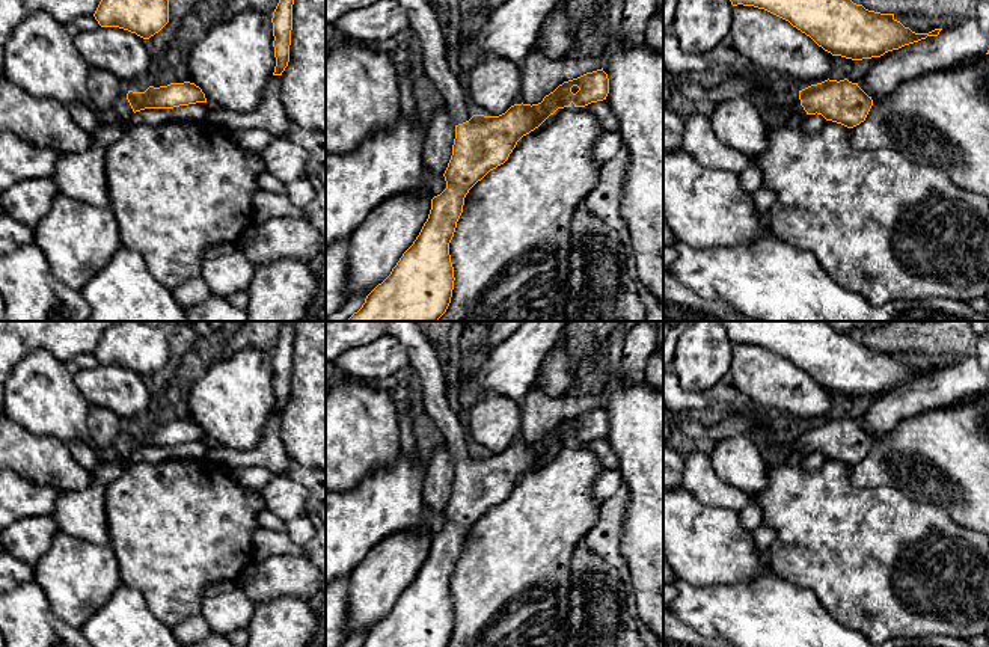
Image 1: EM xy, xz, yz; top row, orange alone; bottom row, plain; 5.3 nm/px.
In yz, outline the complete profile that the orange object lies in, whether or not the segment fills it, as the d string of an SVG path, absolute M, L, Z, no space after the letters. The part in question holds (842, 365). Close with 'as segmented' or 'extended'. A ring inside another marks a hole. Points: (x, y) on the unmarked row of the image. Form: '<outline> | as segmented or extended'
M718 321L733 344L764 347L810 374L832 394L852 398L938 374L942 366L915 371L894 356L853 341L825 321Z | as segmented

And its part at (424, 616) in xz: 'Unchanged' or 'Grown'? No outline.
Grown

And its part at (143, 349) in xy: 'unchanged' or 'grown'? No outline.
unchanged

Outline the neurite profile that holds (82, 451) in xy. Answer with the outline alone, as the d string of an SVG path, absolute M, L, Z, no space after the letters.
M77 439L68 442L66 445L78 465L87 471L93 471L106 461L84 440Z

